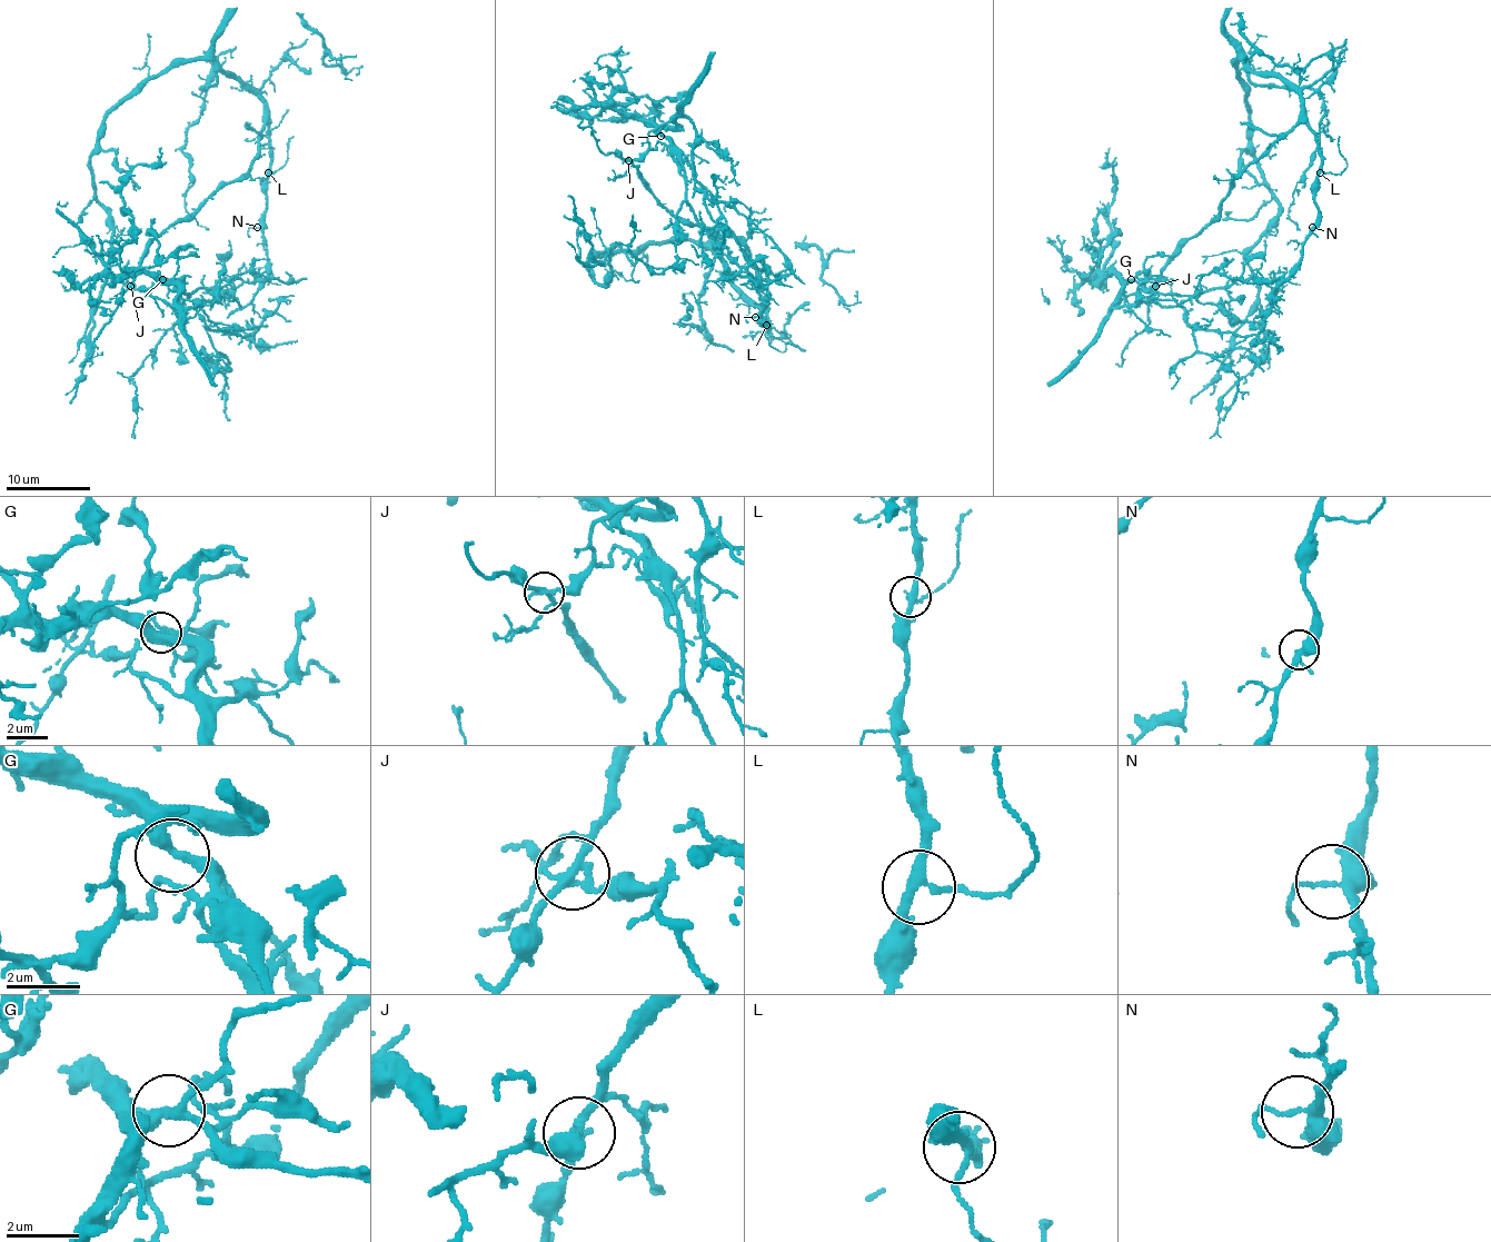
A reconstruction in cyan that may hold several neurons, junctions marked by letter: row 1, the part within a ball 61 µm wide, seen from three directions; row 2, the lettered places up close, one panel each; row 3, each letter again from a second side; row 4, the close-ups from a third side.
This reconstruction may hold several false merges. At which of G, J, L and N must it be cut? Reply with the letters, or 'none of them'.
J

